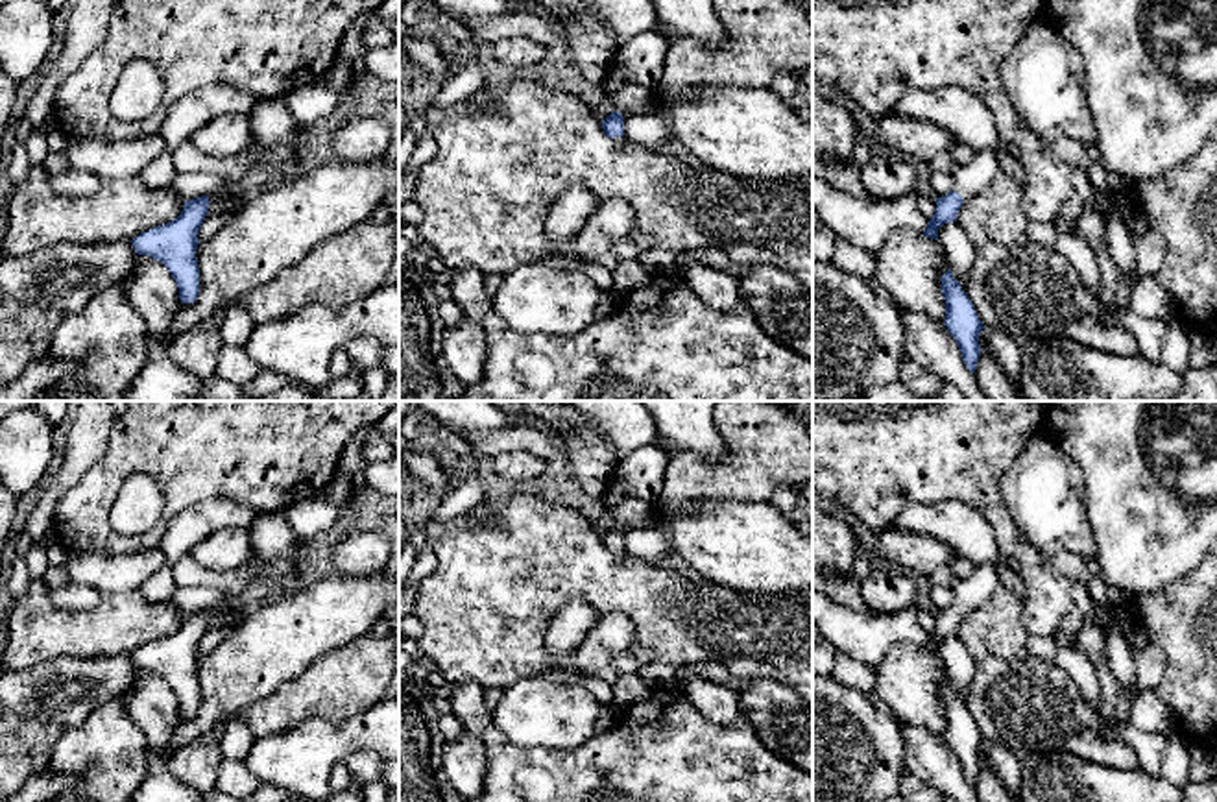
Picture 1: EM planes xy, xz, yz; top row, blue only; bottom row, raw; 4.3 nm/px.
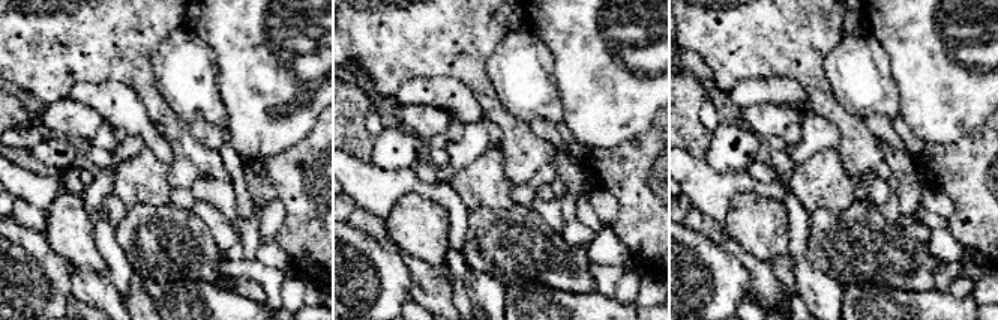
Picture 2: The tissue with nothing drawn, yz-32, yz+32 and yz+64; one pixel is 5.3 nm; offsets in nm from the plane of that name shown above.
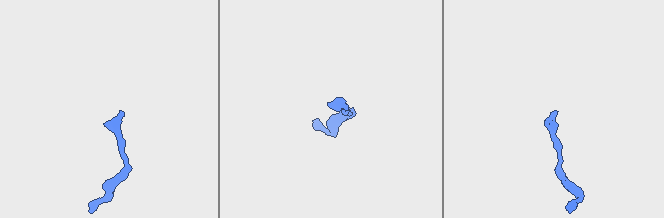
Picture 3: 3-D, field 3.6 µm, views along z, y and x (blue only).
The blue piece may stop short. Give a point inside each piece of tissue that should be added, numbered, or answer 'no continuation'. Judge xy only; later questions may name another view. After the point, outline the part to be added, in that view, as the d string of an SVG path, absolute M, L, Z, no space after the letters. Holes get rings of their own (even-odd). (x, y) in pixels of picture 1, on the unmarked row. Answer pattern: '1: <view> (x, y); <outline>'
no continuation

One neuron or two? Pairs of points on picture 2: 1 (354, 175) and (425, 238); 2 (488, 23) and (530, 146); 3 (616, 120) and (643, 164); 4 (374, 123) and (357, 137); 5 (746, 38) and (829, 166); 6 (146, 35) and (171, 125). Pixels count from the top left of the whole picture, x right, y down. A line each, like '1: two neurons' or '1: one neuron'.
1: two neurons
2: one neuron
3: two neurons
4: two neurons
5: two neurons
6: one neuron

